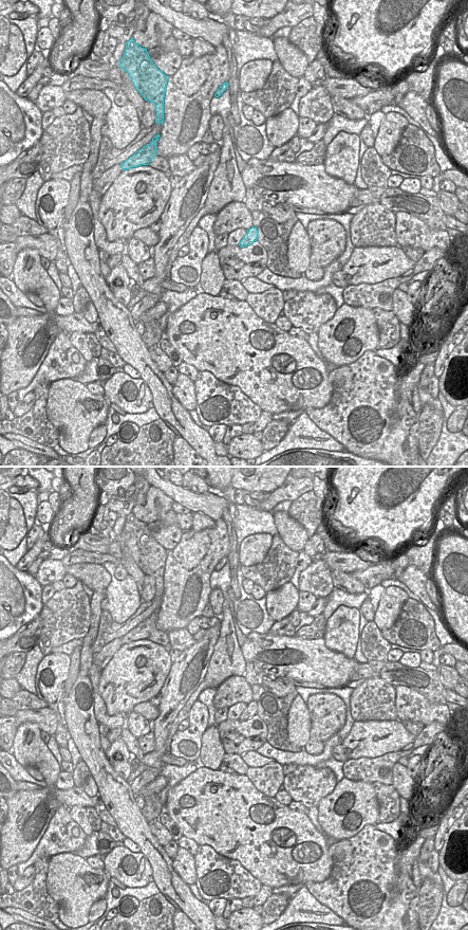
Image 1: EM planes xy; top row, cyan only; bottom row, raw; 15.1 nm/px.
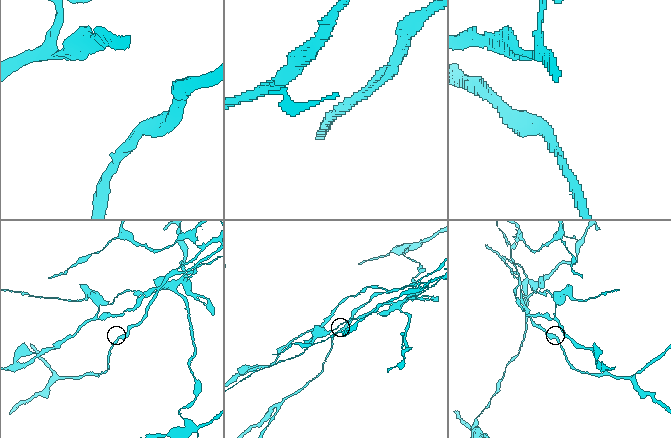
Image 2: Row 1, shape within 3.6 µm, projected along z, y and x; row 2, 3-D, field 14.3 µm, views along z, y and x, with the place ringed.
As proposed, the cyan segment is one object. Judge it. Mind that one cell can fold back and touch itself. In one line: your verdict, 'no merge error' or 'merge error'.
merge error

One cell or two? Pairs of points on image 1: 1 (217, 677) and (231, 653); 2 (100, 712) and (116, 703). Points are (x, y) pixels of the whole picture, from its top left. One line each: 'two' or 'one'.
1: one
2: two

